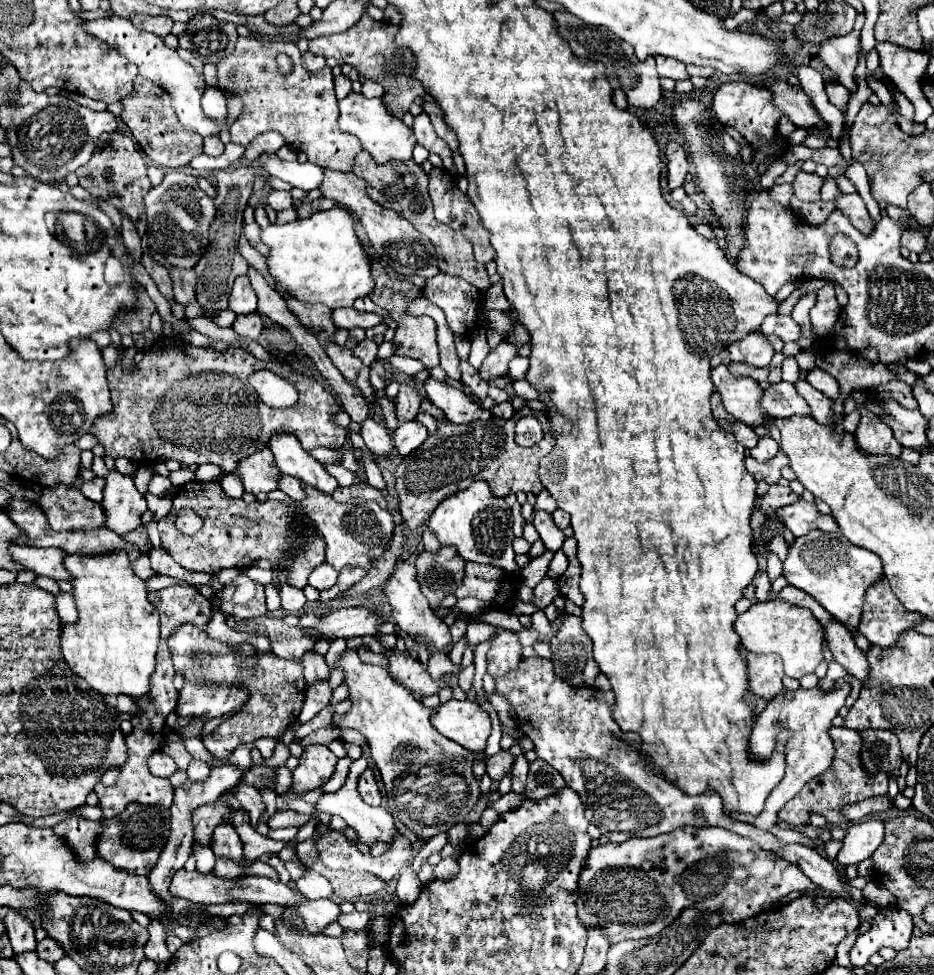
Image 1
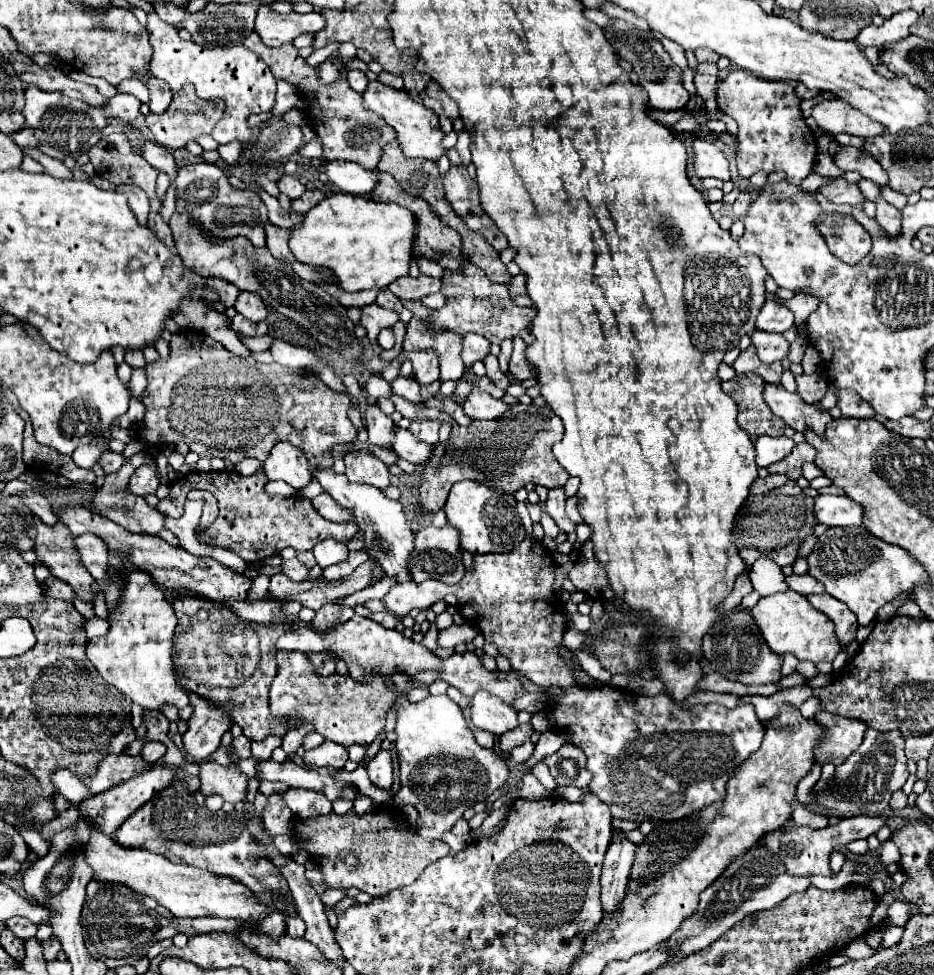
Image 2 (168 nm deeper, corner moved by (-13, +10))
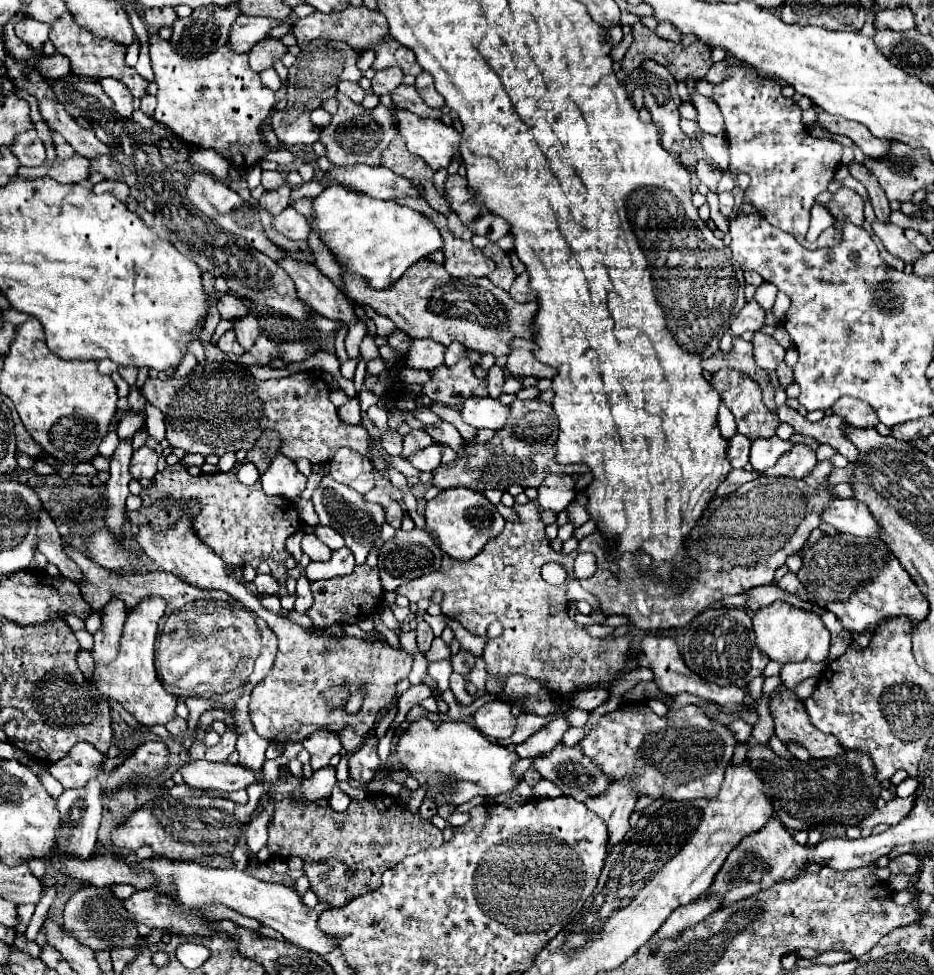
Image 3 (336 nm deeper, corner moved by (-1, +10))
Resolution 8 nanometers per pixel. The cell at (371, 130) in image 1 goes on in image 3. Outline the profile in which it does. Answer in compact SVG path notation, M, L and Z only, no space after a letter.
M394 108L394 122L398 132L406 138L406 148L420 156L432 170L446 168L454 154L458 154L460 134L440 120L422 118L408 110Z

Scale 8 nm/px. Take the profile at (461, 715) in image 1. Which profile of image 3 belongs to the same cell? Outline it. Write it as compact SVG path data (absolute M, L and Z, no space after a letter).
M488 700L484 706L476 710L472 716L476 728L490 738L510 738L516 730L516 718L512 716L512 708L498 700Z

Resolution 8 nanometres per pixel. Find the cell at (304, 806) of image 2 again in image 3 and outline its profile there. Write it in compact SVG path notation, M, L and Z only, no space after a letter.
M326 766L322 770L316 770L310 778L304 778L302 784L290 794L290 800L294 804L298 802L318 802L320 798L328 798L332 788L336 784L336 768Z

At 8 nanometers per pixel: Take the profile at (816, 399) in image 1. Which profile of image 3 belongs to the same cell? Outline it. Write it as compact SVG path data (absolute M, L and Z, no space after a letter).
M846 396L838 398L832 406L832 412L858 428L868 428L868 426L878 424L874 410L866 402L856 400L856 398L846 398Z

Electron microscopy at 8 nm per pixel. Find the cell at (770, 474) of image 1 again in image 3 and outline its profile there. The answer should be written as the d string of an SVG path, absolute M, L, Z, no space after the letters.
M794 444L792 450L780 456L780 460L768 468L766 476L788 476L804 478L816 466L816 452L806 444Z

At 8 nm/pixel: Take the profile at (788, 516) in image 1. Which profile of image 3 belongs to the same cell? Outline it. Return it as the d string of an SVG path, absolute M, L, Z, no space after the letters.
M856 498L832 500L828 508L822 510L820 518L822 522L834 526L838 532L846 532L852 536L878 538L878 524L874 522L868 506L858 502Z

